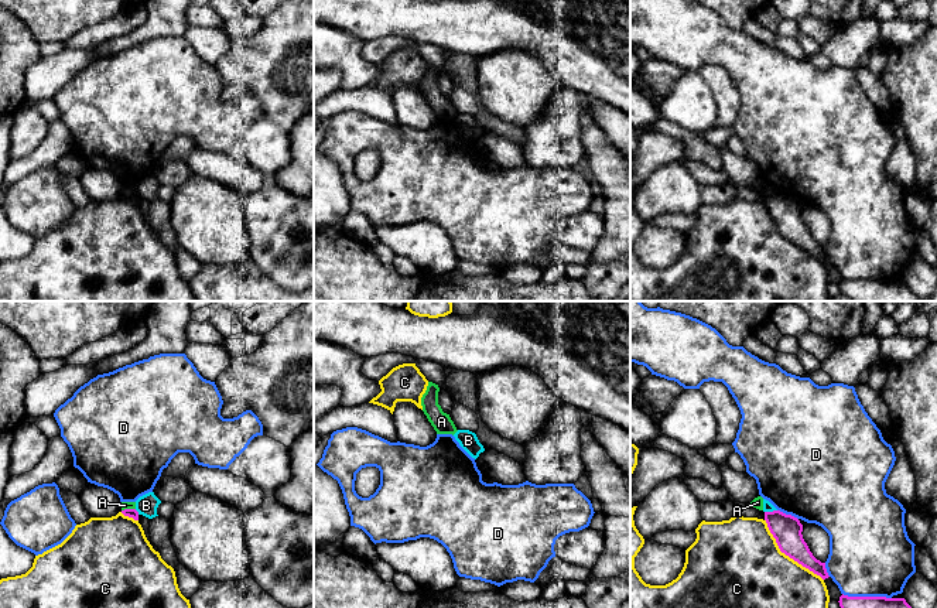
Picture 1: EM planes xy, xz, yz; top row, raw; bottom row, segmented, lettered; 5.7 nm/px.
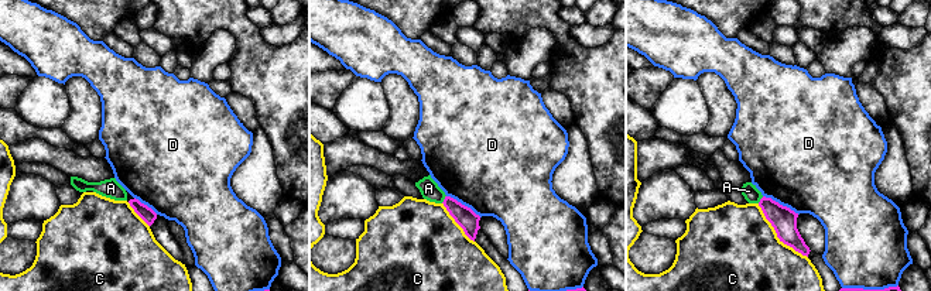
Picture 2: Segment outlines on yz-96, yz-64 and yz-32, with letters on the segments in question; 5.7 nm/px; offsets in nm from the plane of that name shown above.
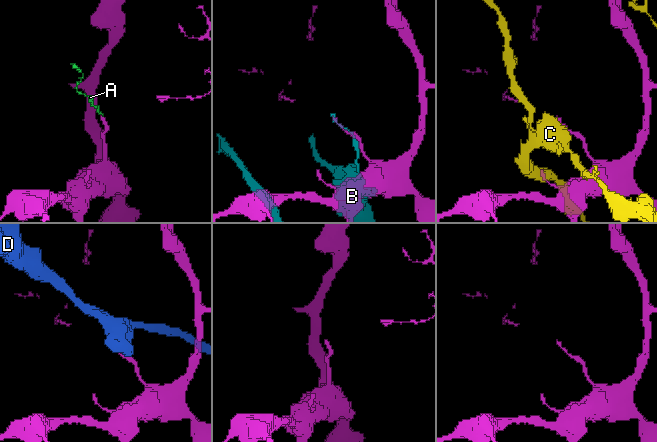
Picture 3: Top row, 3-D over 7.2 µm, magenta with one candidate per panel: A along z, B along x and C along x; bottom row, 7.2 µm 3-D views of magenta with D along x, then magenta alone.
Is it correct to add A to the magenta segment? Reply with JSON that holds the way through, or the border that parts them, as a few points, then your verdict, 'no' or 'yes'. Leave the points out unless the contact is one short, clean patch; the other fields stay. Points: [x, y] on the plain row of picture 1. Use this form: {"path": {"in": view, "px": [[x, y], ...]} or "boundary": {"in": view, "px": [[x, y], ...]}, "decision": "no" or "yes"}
{"boundary": {"in": "xy", "px": [[134, 191], [122, 194]]}, "decision": "no"}

